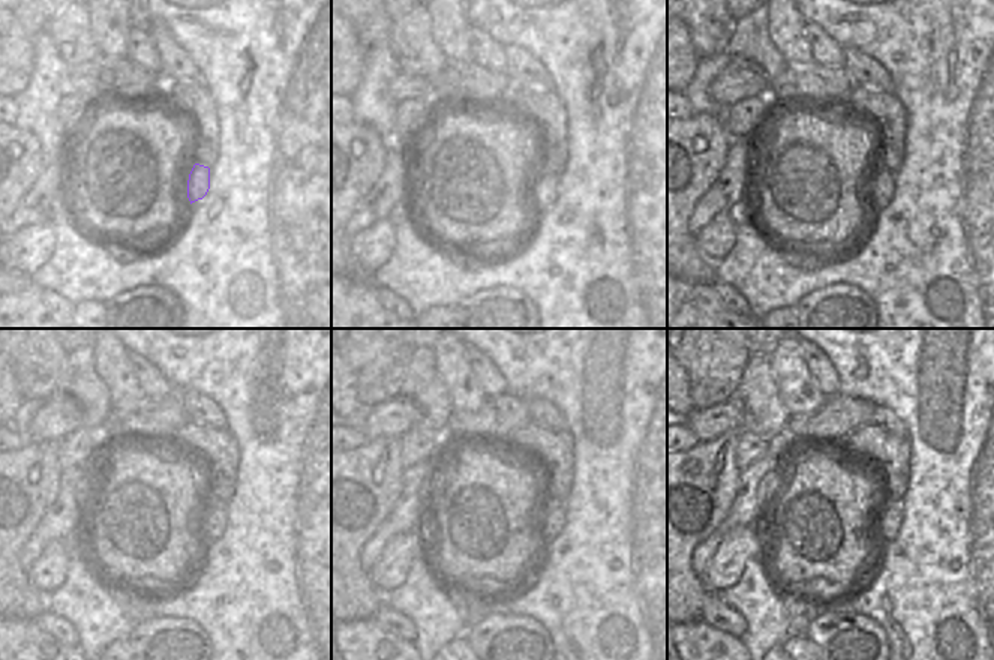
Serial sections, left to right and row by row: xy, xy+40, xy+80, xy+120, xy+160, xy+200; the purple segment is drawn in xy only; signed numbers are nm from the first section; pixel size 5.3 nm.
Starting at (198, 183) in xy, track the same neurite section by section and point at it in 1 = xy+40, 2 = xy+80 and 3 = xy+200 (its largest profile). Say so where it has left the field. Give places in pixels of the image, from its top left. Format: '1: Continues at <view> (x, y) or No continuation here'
1: Continues at xy+40 (544, 188)
2: Continues at xy+80 (882, 185)
3: Continues at xy+200 (891, 518).

